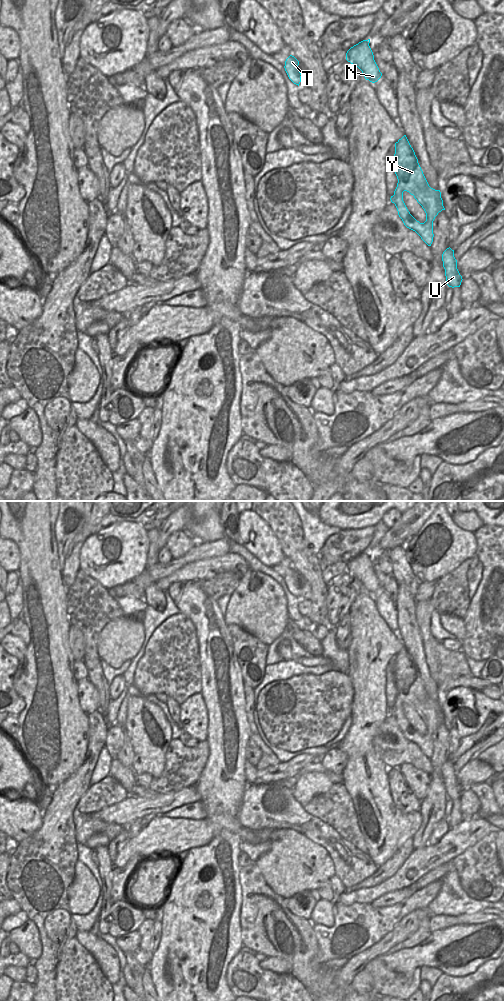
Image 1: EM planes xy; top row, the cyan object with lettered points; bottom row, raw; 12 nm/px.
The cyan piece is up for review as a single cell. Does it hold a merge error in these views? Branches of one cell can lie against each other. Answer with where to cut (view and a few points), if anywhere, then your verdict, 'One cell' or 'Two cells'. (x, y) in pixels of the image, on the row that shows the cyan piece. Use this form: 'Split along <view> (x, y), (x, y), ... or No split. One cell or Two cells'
No split. One cell

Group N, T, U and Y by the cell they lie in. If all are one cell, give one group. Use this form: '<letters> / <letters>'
N T U Y

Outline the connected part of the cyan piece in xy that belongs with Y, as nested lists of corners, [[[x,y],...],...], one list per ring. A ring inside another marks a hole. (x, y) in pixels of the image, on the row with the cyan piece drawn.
[[[406,135],[395,143],[394,167],[398,183],[390,200],[395,204],[404,225],[415,231],[428,246],[431,246],[434,237],[433,221],[445,208],[440,190],[429,186]],[[404,191],[413,195],[424,209],[424,223],[417,221],[408,211],[403,201]]]

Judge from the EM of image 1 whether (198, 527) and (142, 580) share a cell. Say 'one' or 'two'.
two

